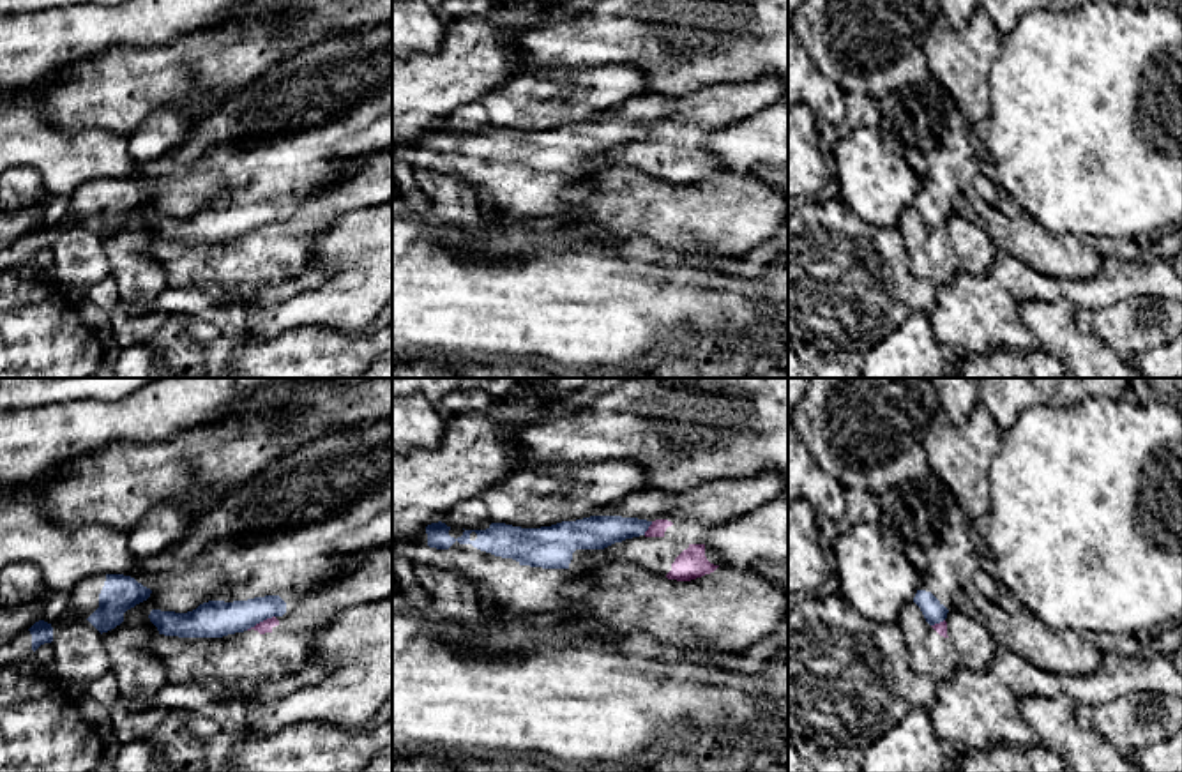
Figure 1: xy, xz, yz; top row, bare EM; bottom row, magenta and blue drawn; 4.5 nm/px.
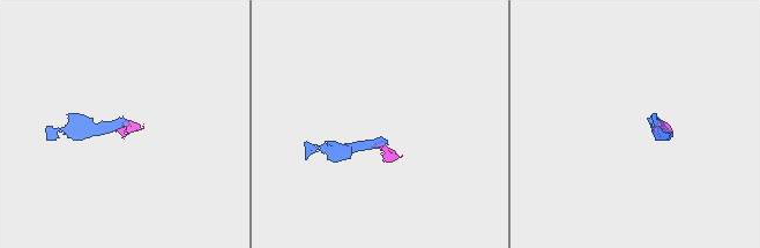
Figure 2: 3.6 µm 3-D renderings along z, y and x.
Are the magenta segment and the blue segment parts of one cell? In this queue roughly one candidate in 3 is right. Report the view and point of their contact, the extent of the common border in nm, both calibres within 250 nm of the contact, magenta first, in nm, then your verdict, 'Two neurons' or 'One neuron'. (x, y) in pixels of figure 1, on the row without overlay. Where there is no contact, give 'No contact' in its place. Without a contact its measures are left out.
Touches magenta at xy (260, 227). Shared border 150 nm. Thickness 60 nm (magenta) against 170 nm. Two neurons

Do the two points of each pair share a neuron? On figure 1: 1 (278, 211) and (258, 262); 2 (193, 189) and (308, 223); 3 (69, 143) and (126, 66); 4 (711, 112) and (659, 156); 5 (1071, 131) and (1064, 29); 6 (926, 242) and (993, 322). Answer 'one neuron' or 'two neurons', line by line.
1: two neurons
2: two neurons
3: two neurons
4: one neuron
5: one neuron
6: two neurons

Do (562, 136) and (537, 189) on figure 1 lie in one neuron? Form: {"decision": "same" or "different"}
{"decision": "same"}

